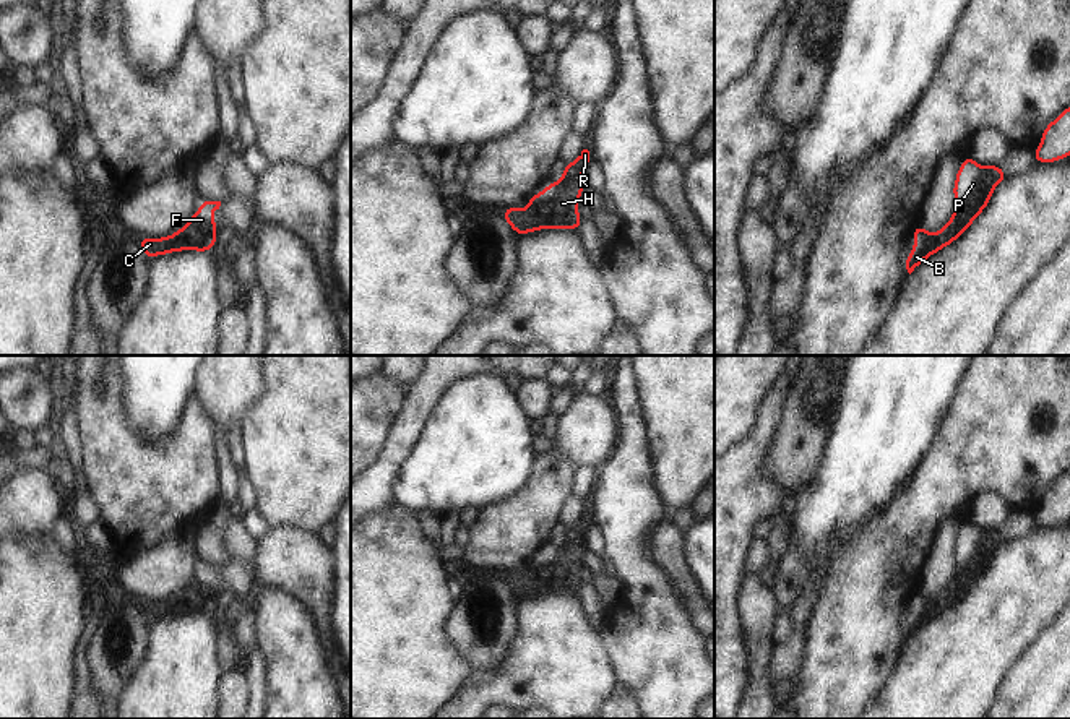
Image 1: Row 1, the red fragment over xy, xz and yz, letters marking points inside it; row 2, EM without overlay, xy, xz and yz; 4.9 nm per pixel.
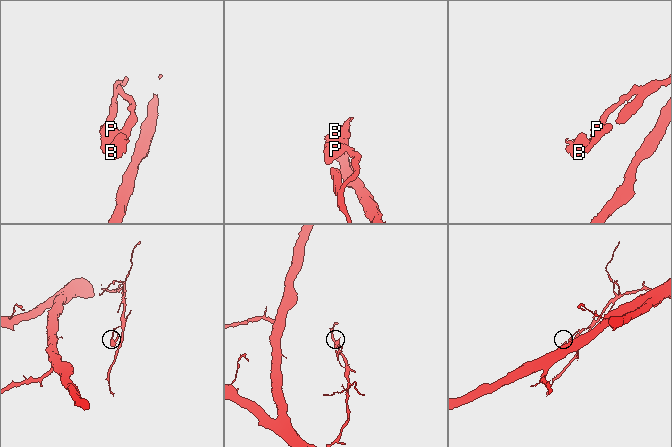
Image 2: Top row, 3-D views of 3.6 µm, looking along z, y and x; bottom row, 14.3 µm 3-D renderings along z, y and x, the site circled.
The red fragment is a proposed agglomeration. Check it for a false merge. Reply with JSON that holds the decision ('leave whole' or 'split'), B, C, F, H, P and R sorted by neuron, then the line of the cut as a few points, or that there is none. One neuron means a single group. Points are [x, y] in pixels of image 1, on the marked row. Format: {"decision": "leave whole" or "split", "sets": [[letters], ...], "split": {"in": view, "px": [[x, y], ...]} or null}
{"decision": "split", "sets": [["B", "F", "H", "R"], ["C", "P"]], "split": {"in": "xz", "px": [[528, 208], [534, 216], [565, 226]]}}

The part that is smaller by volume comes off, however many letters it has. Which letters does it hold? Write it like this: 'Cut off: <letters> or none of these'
Cut off: B, F, H, R.

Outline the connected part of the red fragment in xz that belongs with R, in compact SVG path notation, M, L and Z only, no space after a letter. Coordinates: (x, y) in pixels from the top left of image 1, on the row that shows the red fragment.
M589 151L563 166L563 177L547 185L542 192L528 200L528 206L534 217L563 224L578 230L583 219L578 214L580 195L586 188L583 172L589 162Z

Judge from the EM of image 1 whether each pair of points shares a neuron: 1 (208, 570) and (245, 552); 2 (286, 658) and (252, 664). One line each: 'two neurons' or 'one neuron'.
1: two neurons
2: two neurons

